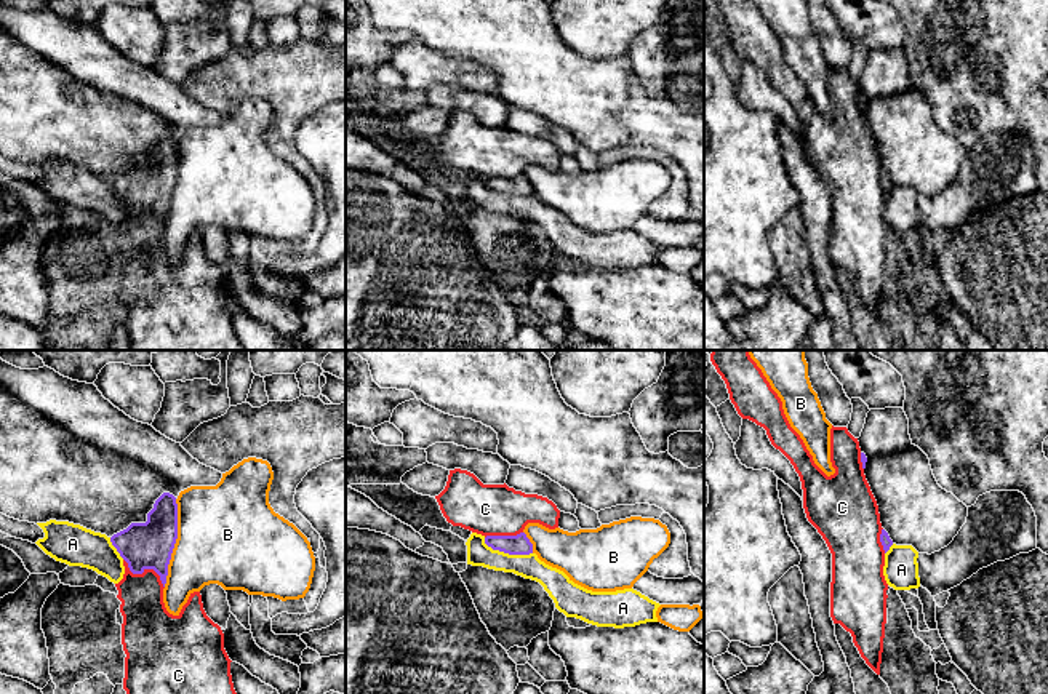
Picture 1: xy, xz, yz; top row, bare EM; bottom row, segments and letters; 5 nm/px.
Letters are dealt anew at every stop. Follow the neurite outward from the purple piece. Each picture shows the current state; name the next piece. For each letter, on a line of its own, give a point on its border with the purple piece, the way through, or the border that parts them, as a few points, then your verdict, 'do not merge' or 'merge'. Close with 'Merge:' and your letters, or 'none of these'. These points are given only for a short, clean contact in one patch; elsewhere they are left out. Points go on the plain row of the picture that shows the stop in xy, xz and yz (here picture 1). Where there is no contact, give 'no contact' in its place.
A: contact xz (506, 194); border xz (484, 179), (493, 191), (509, 195), (532, 195); do not merge
B: contact xy (175, 184); do not merge
C: contact xy (143, 213); do not merge
Merge: none of these

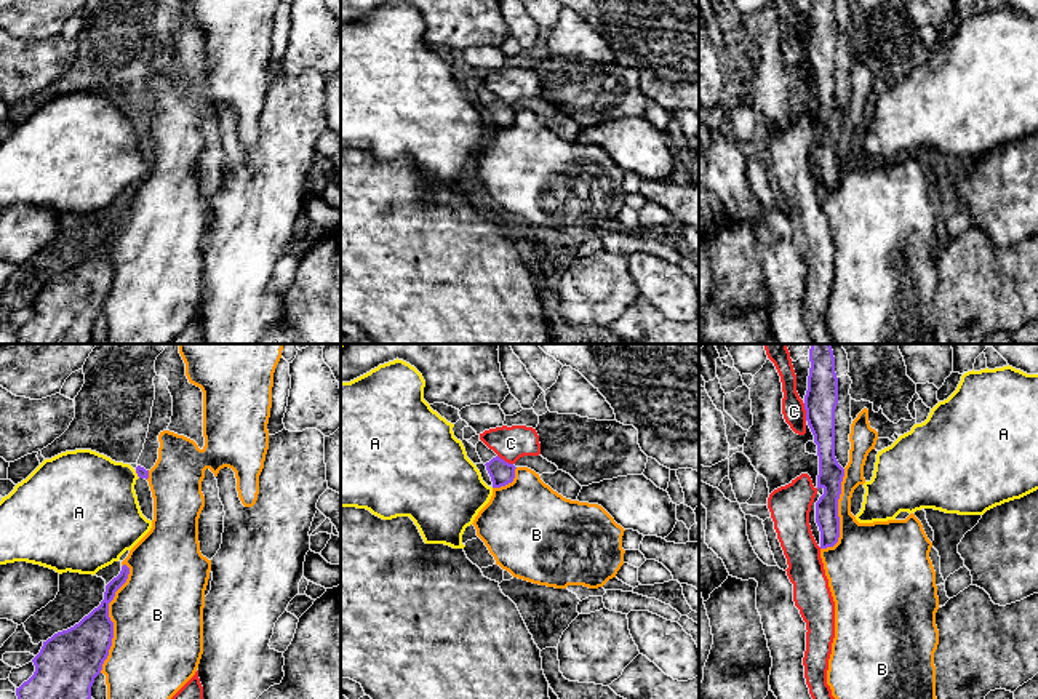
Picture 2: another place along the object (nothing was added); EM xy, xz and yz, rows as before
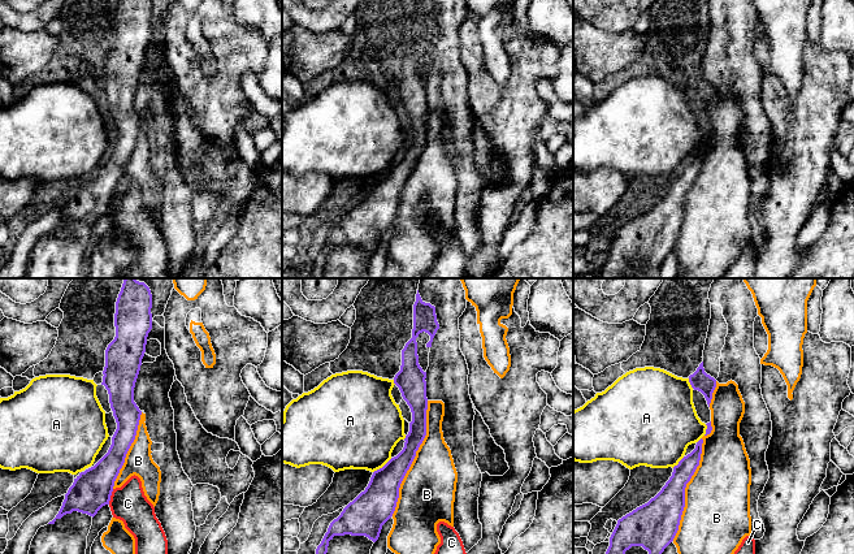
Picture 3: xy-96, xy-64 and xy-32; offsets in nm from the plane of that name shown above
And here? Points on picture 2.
A: contact xy (136, 114); do not merge
B: contact xy (109, 259); do not merge
C: contact yz (806, 53); do not merge
Merge: none of these

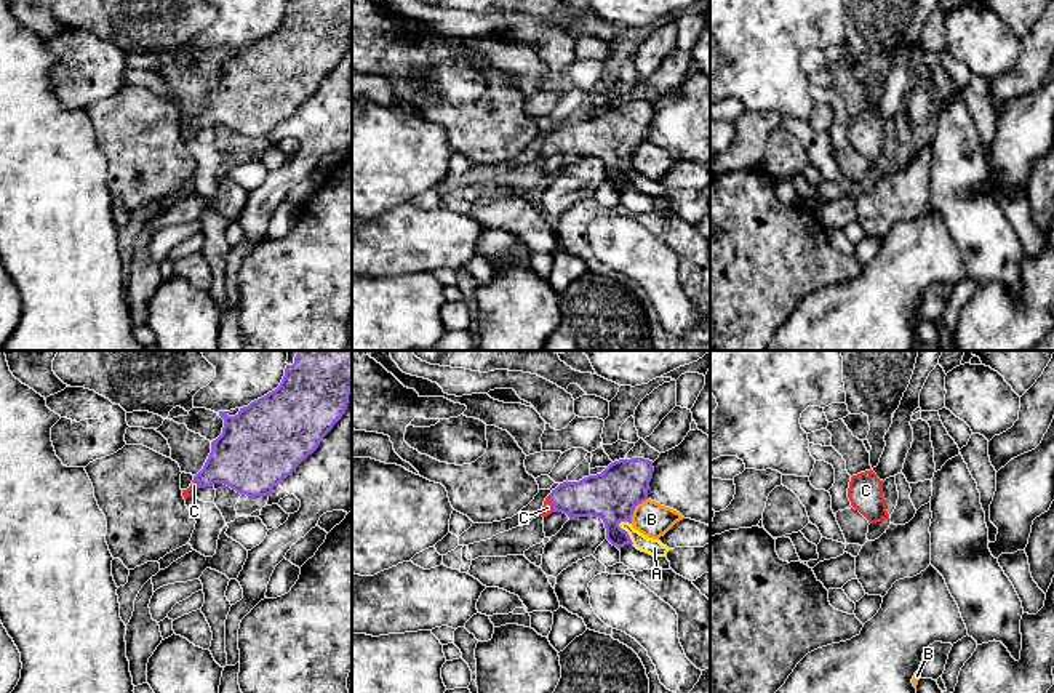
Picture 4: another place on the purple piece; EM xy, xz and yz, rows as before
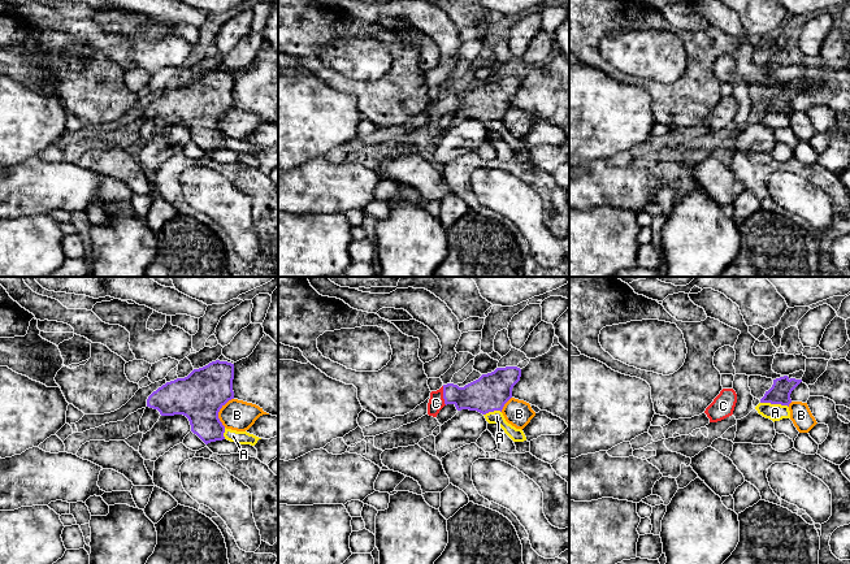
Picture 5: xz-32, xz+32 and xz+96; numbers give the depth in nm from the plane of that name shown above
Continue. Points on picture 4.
A: contact xz (626, 173); do not merge
B: contact xz (634, 151); do not merge
C: contact xz (552, 144); way xz (600, 136), (563, 140), (552, 144), (547, 149); merge
Merge: C

